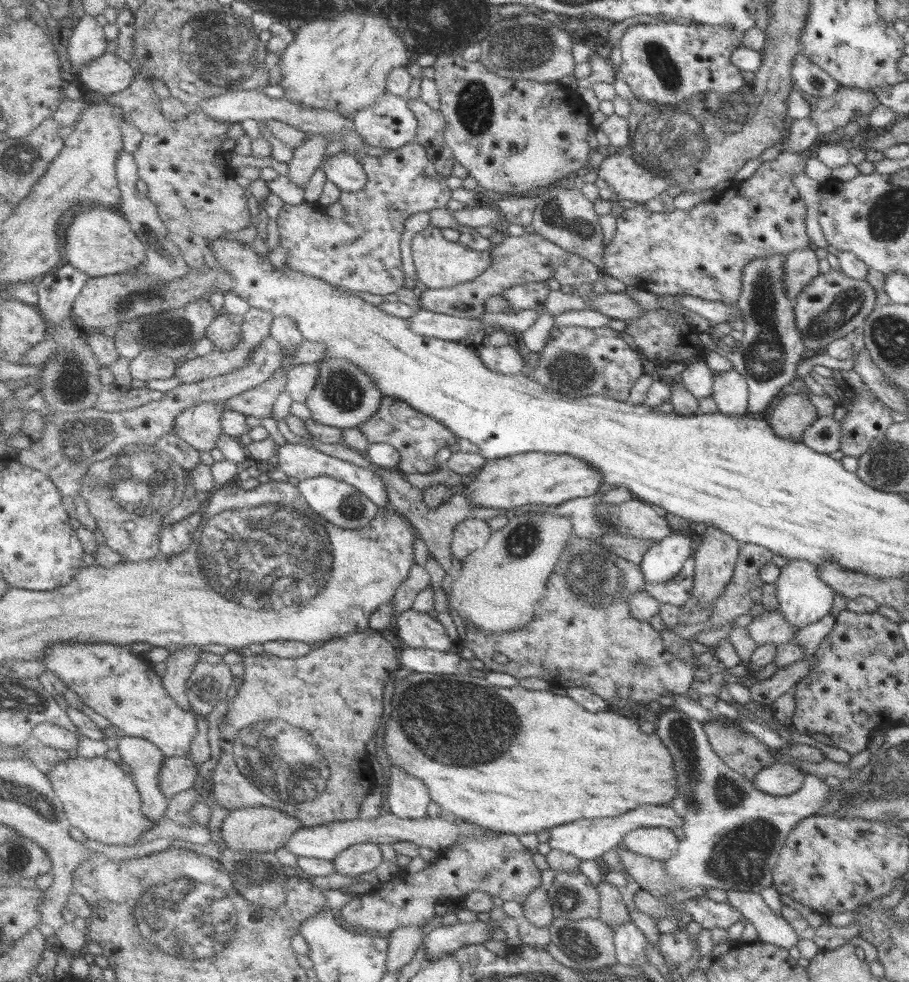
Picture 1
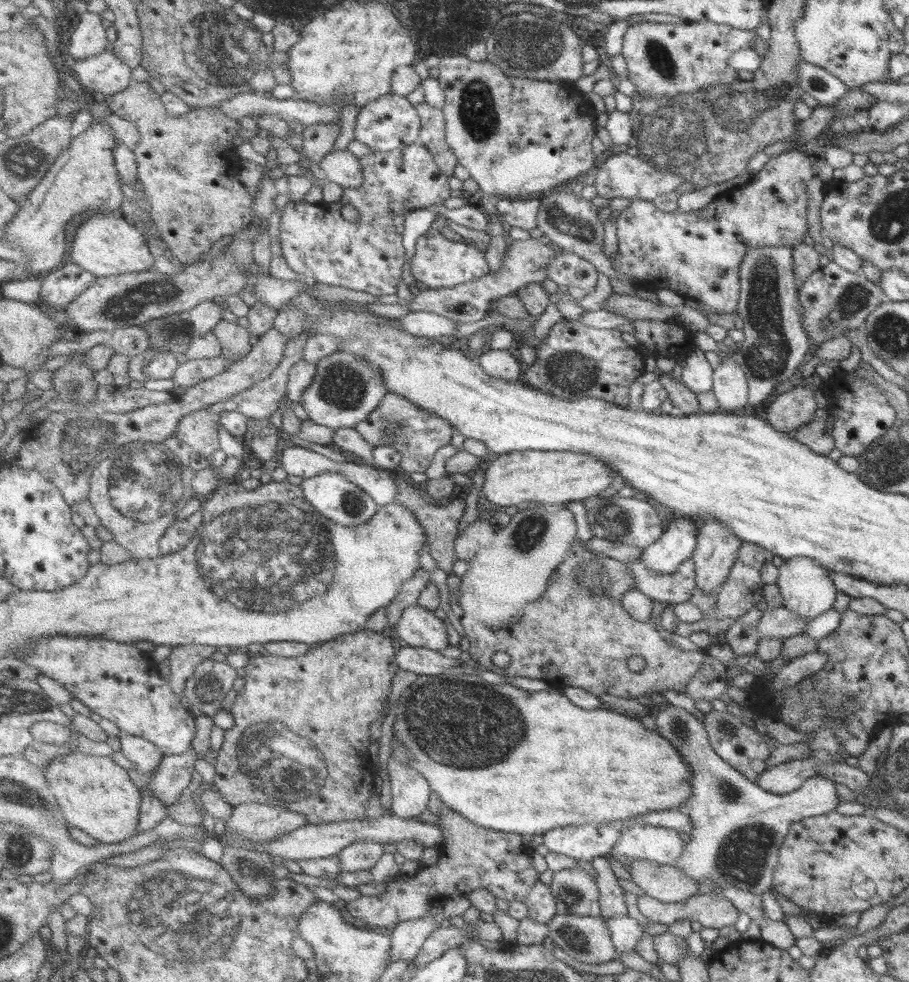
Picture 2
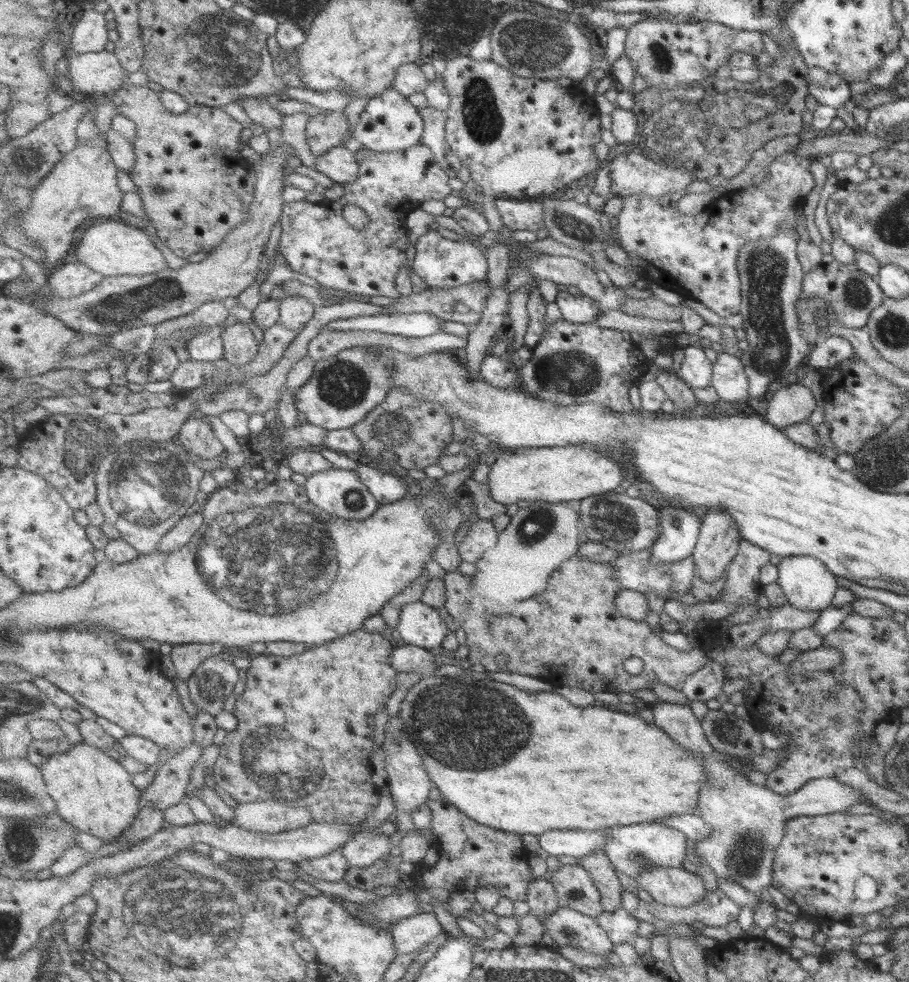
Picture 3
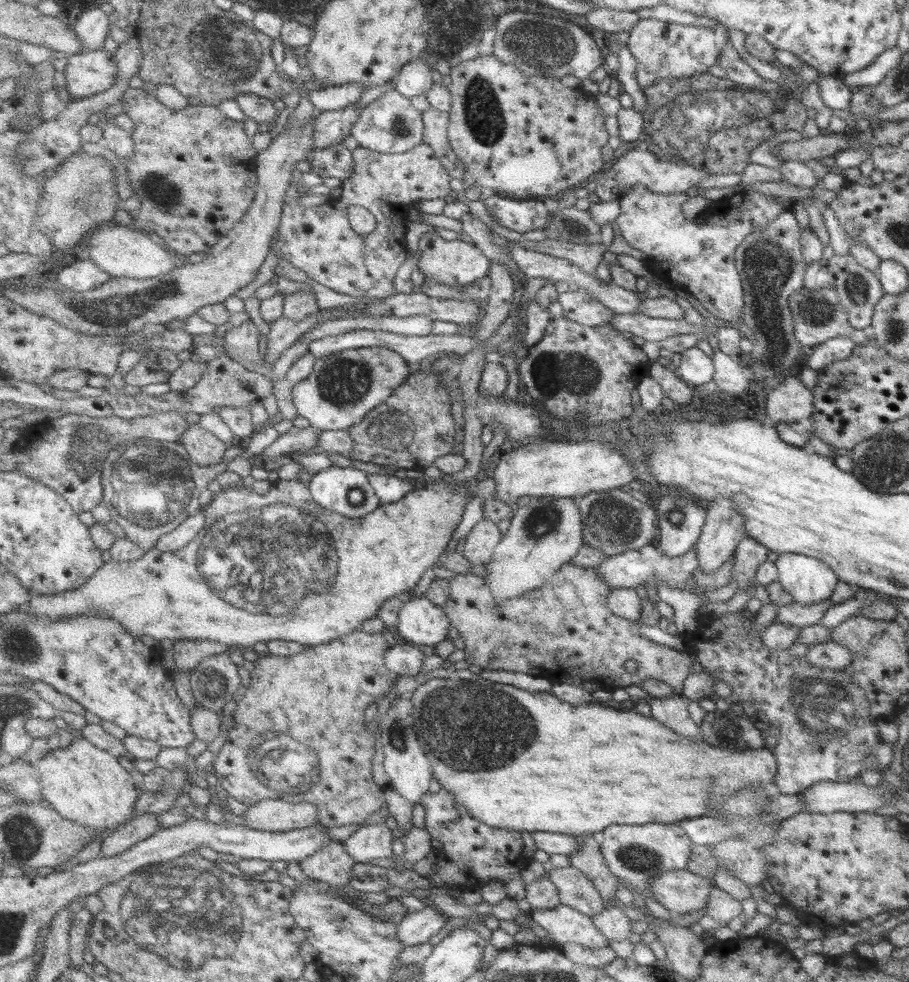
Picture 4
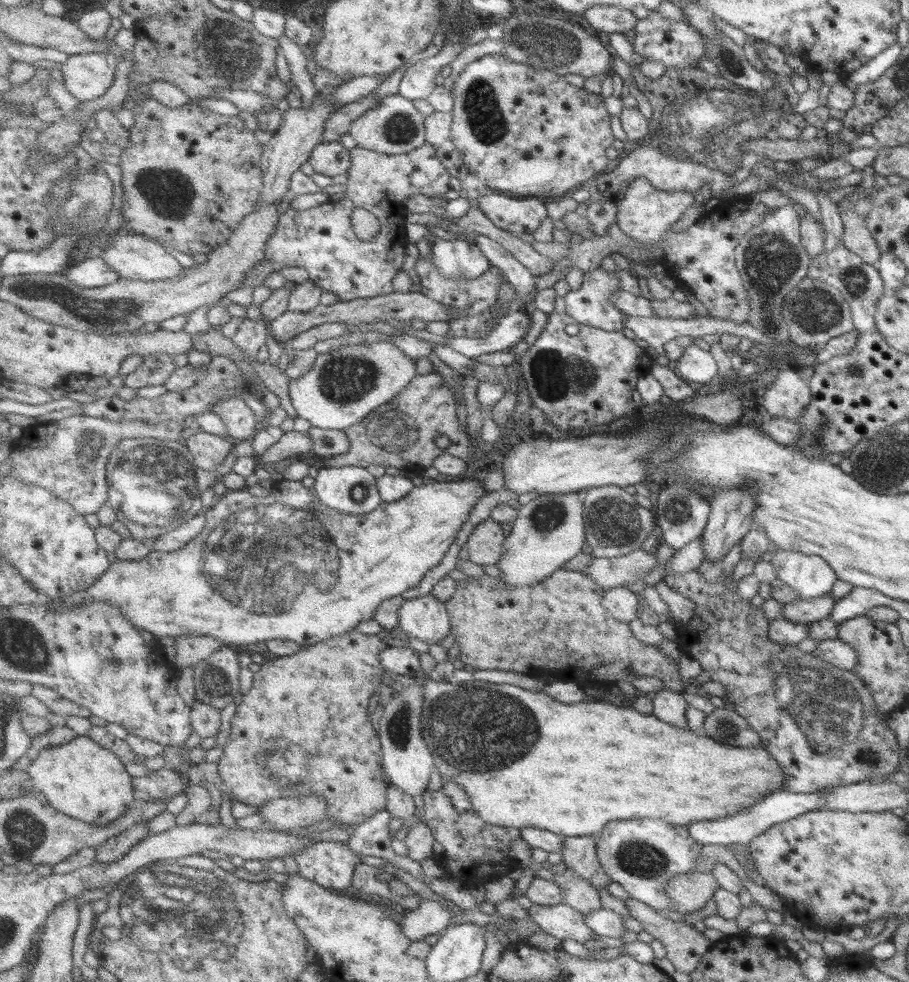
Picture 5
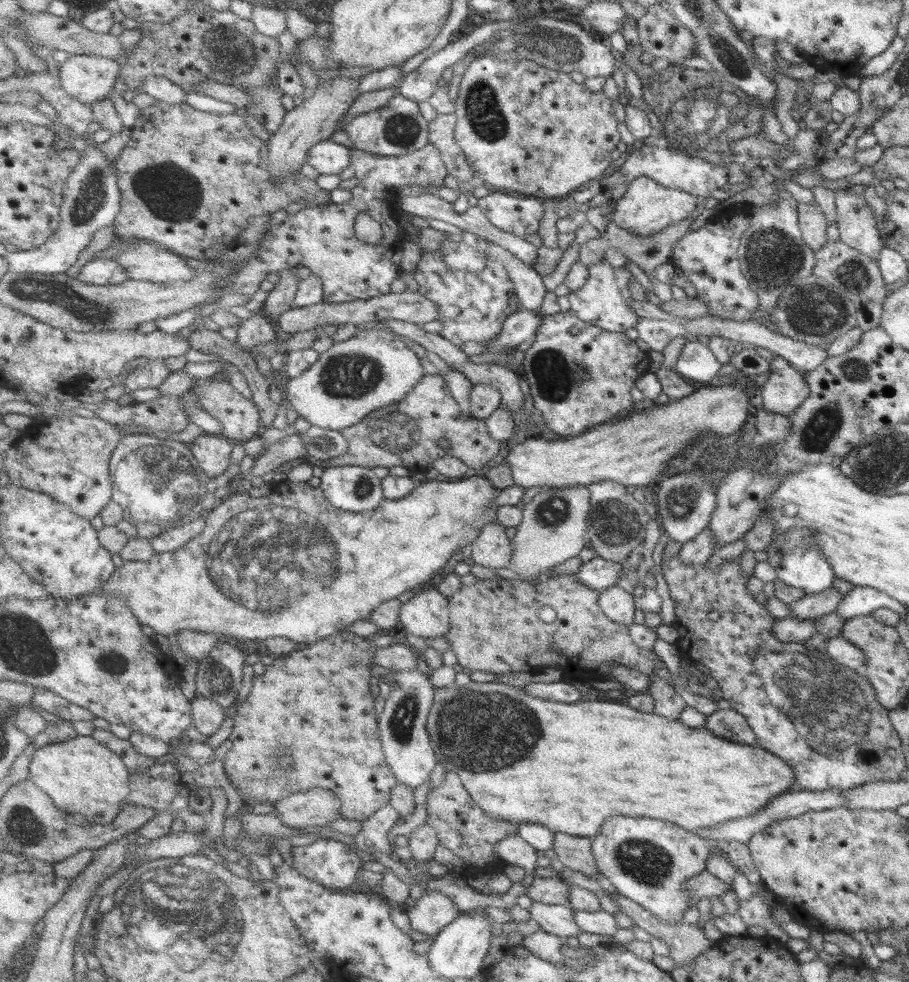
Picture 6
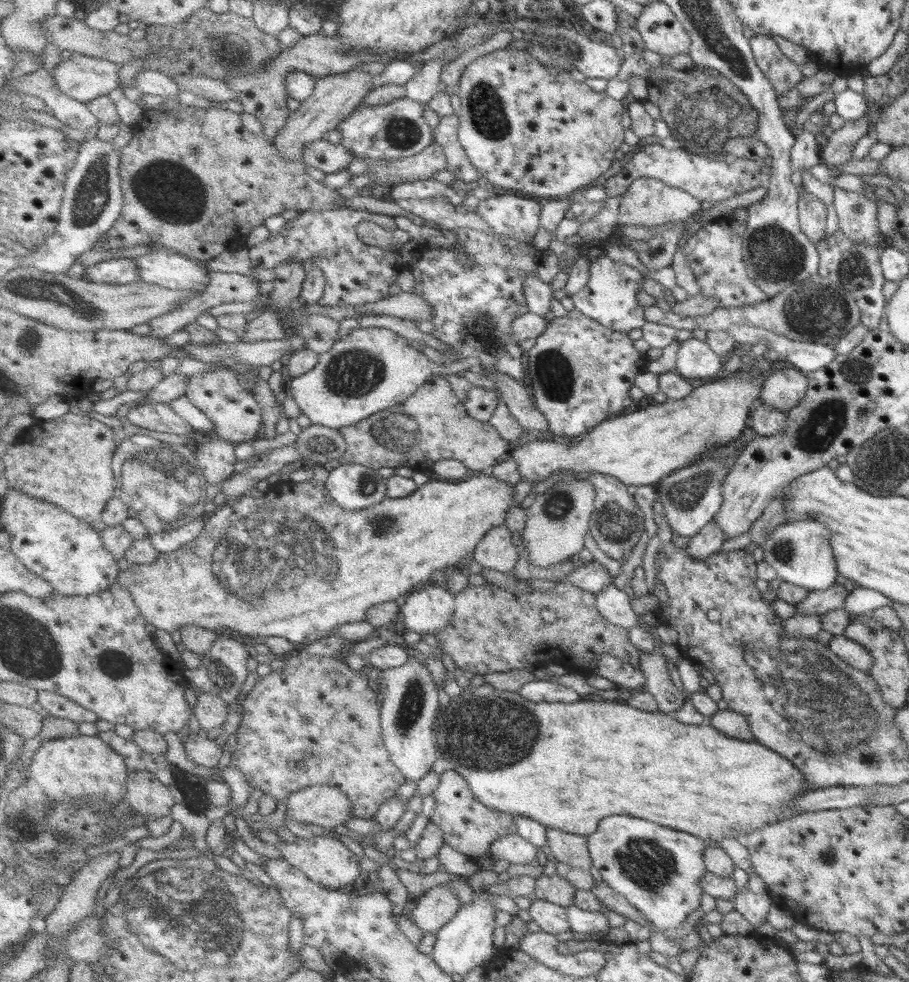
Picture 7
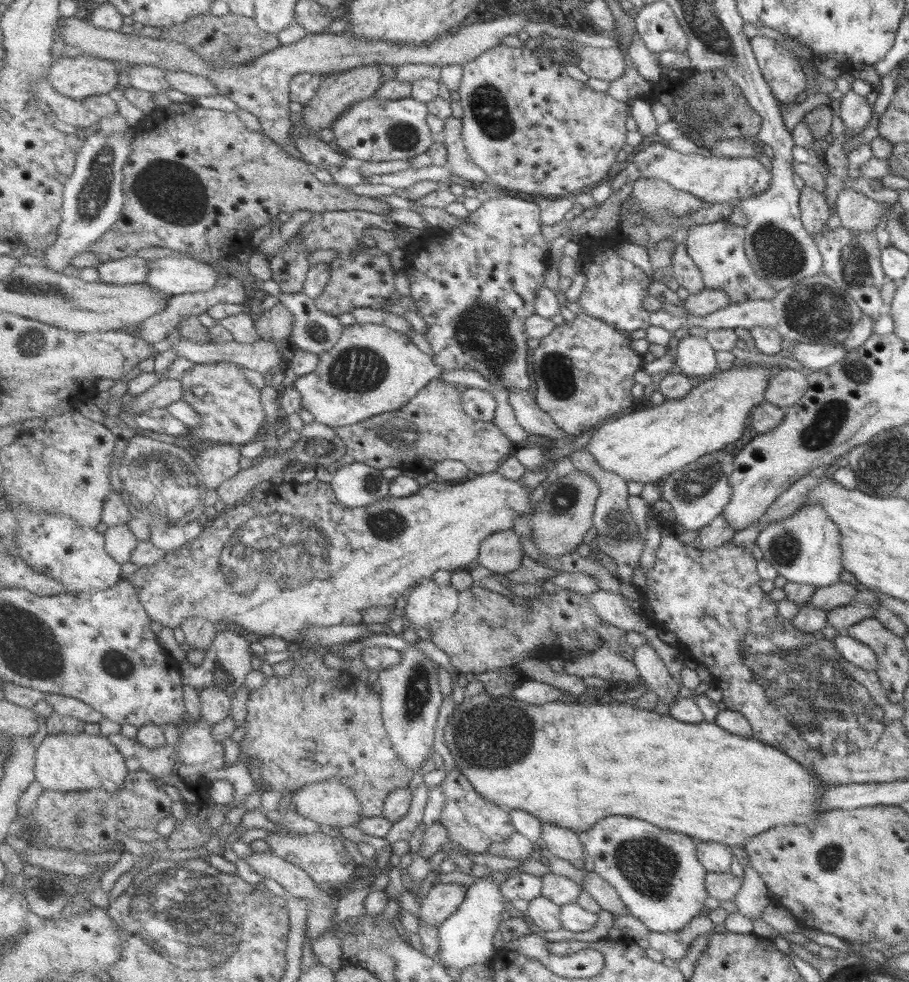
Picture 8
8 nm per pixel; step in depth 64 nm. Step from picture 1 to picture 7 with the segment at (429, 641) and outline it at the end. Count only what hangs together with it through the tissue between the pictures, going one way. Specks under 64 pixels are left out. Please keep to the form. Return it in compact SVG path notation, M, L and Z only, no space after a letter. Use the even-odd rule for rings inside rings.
M431 582L409 596L402 607L402 622L420 635L444 632L456 615L456 596L445 584Z

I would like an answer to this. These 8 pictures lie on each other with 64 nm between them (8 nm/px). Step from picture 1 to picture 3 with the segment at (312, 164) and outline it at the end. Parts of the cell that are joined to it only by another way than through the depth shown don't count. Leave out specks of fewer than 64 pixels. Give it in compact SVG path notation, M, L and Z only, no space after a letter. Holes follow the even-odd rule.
M330 111L330 114L312 119L307 126L307 142L316 159L344 145L349 135L350 120L346 112Z

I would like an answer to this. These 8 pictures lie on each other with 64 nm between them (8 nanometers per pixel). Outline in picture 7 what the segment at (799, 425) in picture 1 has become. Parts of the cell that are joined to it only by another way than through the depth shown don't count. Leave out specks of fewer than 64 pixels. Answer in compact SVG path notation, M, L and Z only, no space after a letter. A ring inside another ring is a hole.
M775 369L763 381L762 402L786 414L806 396L807 387L807 376L798 369Z

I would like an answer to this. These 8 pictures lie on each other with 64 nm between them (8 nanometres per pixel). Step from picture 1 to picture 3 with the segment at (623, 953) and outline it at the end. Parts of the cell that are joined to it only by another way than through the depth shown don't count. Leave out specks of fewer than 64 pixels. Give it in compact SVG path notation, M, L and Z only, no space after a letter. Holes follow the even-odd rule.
M621 908L616 912L605 911L597 919L609 932L616 944L624 944L626 942L634 944L634 940L638 936L638 930L640 930L640 920L636 919L628 910Z

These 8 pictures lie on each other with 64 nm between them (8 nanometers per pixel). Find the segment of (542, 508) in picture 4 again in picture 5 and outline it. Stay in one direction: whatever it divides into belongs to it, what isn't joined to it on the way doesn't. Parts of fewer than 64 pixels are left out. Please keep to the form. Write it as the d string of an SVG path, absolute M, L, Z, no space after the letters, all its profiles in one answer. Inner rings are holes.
M571 492L568 495L562 493L541 493L538 497L522 506L519 510L518 520L513 525L511 534L505 544L505 556L498 564L503 570L502 582L508 584L510 590L522 588L526 585L540 584L548 580L557 570L563 568L566 563L574 560L574 557L582 554L586 546L586 503L584 493Z

